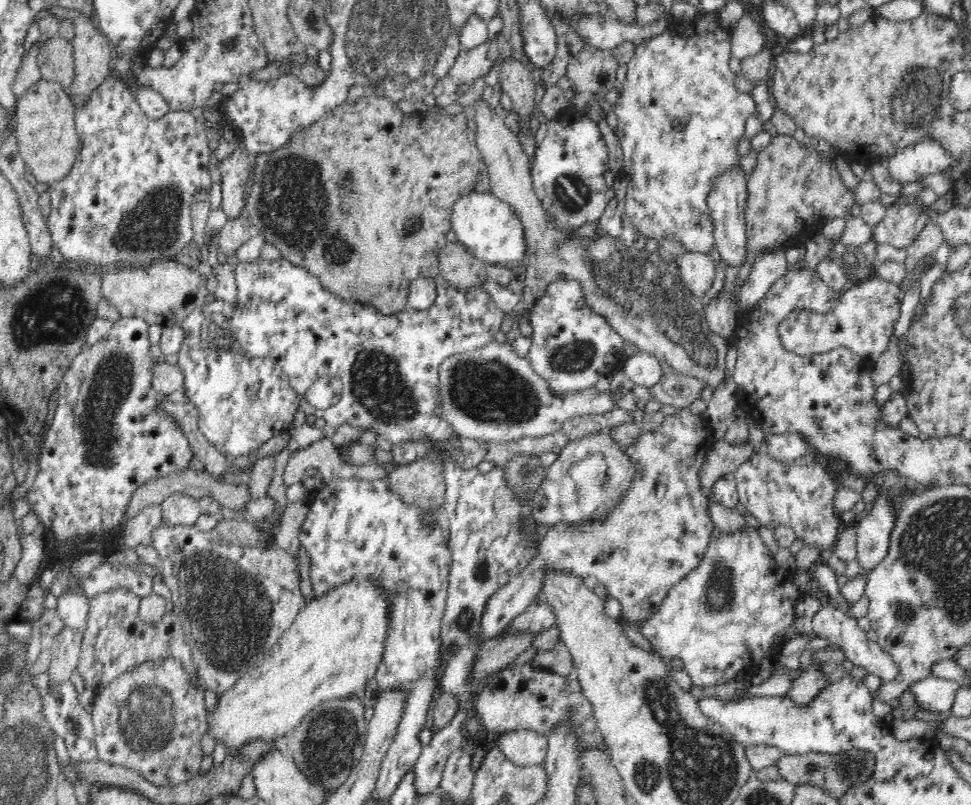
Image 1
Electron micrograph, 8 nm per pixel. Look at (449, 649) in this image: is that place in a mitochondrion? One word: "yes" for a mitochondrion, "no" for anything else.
no

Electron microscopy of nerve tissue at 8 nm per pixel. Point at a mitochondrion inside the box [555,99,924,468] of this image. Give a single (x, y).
(645, 292)

